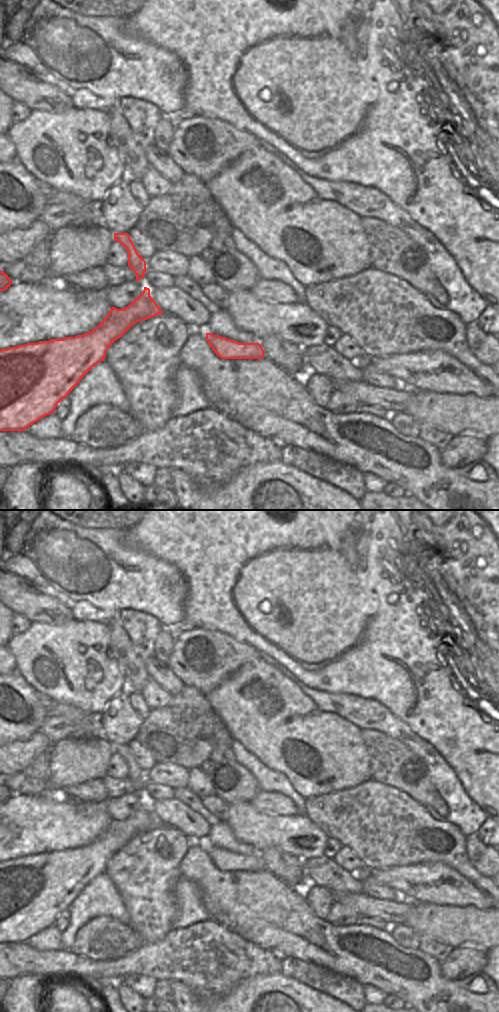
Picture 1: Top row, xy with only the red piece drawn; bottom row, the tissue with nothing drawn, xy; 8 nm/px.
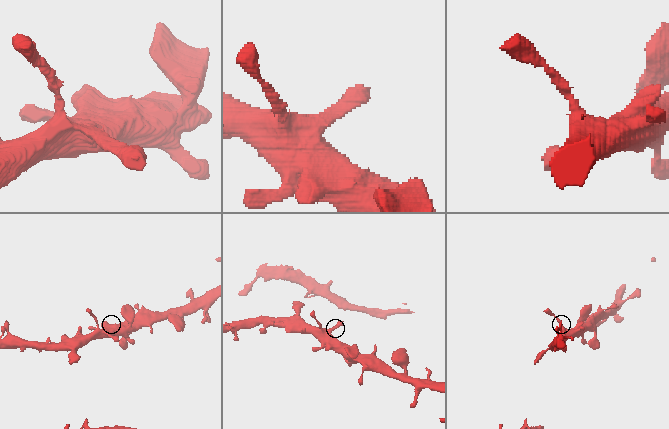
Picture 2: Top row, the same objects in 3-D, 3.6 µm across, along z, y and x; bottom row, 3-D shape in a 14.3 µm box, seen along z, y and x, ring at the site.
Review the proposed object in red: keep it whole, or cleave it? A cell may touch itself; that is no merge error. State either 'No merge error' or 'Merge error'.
No merge error

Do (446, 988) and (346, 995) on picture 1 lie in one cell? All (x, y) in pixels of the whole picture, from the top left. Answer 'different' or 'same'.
different

